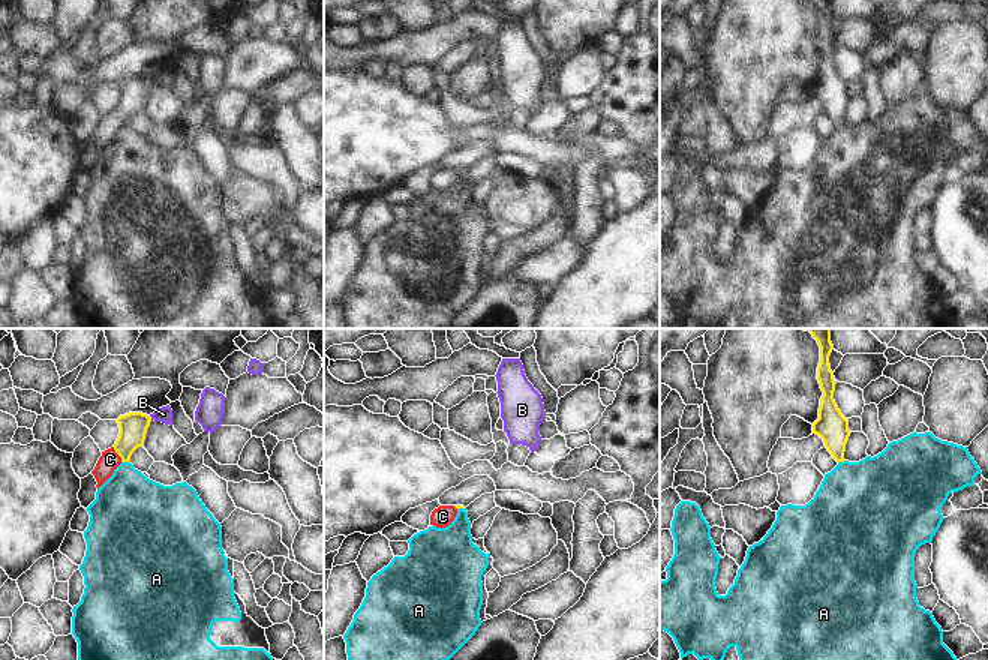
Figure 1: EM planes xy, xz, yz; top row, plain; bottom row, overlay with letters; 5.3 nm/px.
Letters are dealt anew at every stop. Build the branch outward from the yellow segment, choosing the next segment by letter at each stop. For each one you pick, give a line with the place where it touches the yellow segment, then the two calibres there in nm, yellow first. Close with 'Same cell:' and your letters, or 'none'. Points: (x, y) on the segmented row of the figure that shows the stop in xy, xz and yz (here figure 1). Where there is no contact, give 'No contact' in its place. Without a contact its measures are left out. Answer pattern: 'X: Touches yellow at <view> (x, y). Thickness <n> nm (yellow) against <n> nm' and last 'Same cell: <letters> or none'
C: Touches yellow at xy (117, 453). Thickness 150 nm (yellow) against 100 nm
Same cell: C

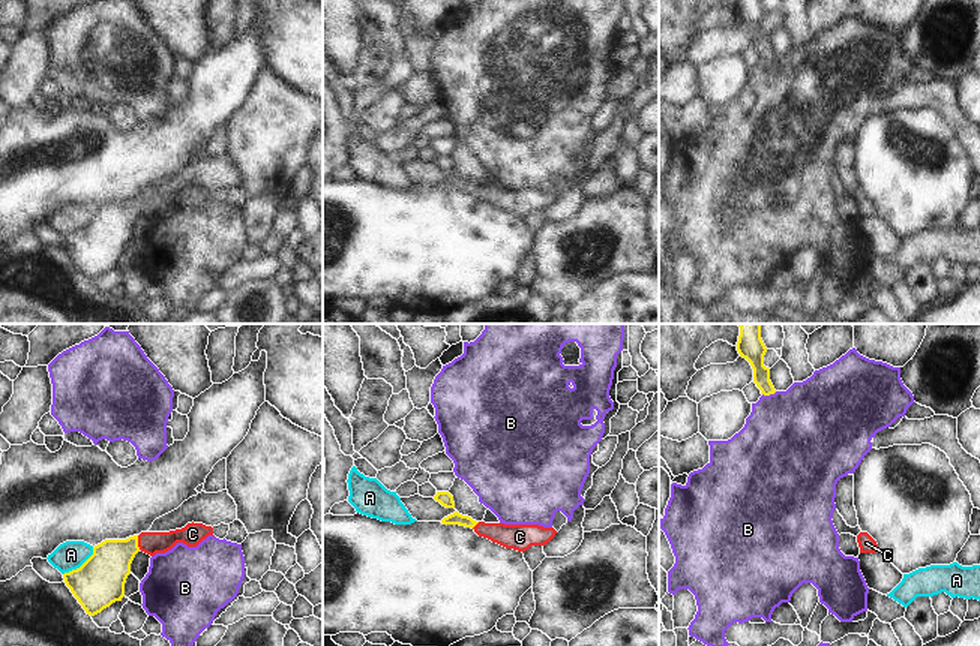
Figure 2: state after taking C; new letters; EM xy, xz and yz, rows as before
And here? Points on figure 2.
C: Touches yellow at xy (137, 543). Thickness 240 nm (yellow) against 120 nm
Same cell: C

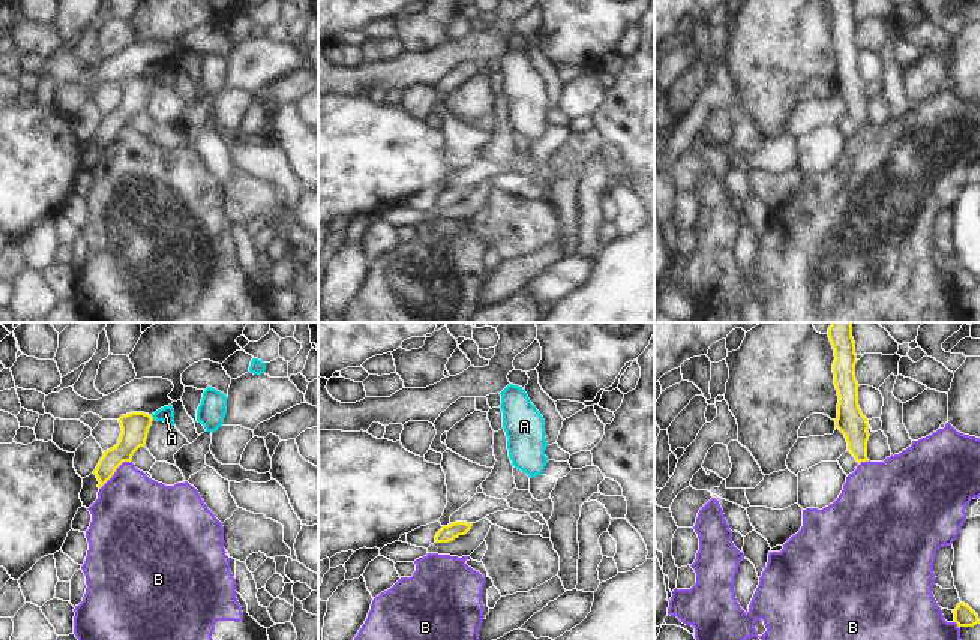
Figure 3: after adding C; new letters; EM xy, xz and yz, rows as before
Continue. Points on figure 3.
Same cell: none

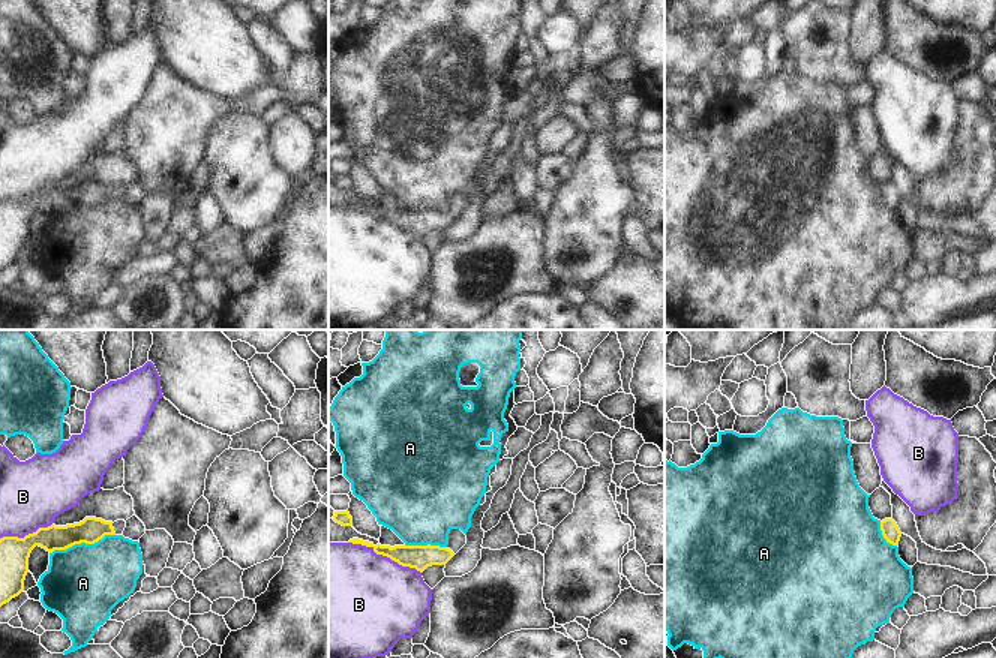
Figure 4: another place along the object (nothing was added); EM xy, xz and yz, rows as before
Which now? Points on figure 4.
Same cell: none

